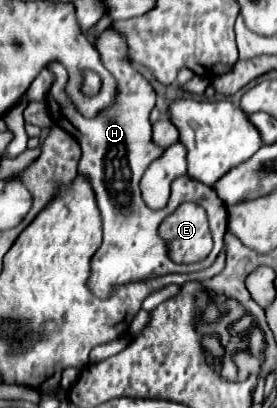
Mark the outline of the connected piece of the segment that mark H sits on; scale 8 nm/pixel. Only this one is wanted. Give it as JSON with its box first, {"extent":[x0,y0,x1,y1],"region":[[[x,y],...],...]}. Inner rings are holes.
{"extent":[47,26,227,300],"region":[[[109,26],[97,40],[95,48],[101,56],[103,66],[115,76],[117,80],[117,94],[115,94],[115,106],[105,108],[93,118],[85,118],[77,112],[77,108],[67,100],[65,96],[66,83],[68,81],[68,72],[58,61],[52,61],[49,64],[49,70],[53,72],[55,80],[47,92],[47,106],[53,116],[53,122],[61,128],[65,128],[73,138],[77,138],[83,156],[79,160],[79,174],[89,176],[97,206],[103,218],[103,244],[91,258],[91,274],[87,280],[87,288],[91,294],[99,300],[107,300],[113,296],[113,290],[131,284],[131,282],[143,282],[151,280],[155,276],[163,276],[169,272],[195,272],[203,270],[213,264],[217,258],[221,246],[223,246],[223,236],[227,232],[227,208],[219,200],[213,188],[191,180],[189,176],[179,176],[173,182],[171,198],[165,208],[153,210],[149,208],[143,198],[141,198],[141,188],[139,180],[145,174],[147,166],[151,164],[153,158],[157,158],[163,148],[157,148],[151,140],[151,122],[149,114],[155,106],[155,90],[149,84],[141,72],[137,72],[129,60],[129,46],[127,38],[117,32],[113,26]],[[183,202],[195,202],[207,210],[209,218],[209,228],[213,234],[213,250],[207,258],[195,262],[195,264],[175,264],[169,254],[165,242],[157,236],[159,224],[173,214]]]}

